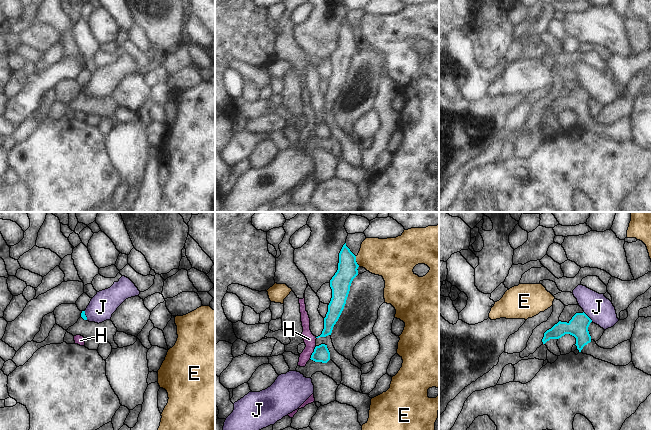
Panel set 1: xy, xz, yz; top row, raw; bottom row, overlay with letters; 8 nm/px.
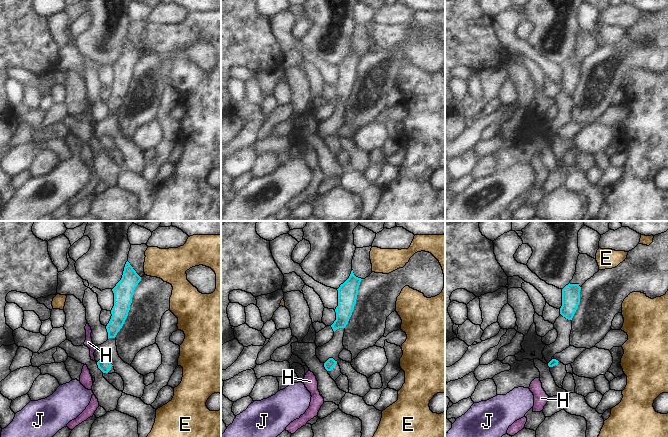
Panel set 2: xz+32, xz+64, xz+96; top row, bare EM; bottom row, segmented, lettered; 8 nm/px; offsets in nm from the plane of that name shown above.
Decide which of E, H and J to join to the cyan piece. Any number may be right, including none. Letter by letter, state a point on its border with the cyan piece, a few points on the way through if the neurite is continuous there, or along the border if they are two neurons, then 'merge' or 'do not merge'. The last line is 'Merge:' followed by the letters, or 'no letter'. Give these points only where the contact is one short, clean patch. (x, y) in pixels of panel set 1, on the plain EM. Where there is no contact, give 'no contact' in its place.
E: meets cyan in xz at (355, 37); do not merge
H: meets cyan in xz at (312, 129); border along xz (316, 122), (310, 135); do not merge
J: meets cyan in yz at (588, 93); do not merge
Merge: no letter

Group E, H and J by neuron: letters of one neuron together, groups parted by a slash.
E / H / J

